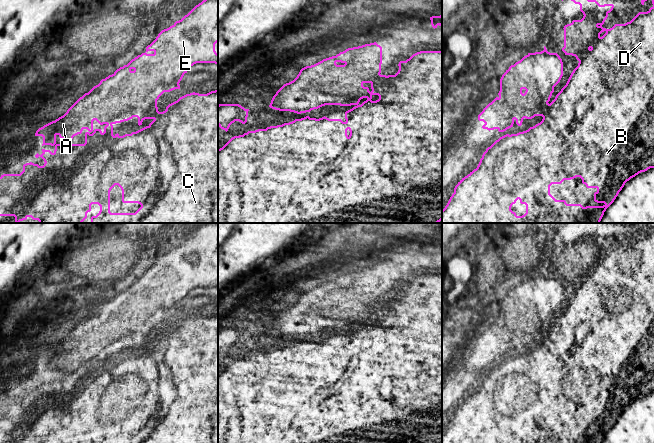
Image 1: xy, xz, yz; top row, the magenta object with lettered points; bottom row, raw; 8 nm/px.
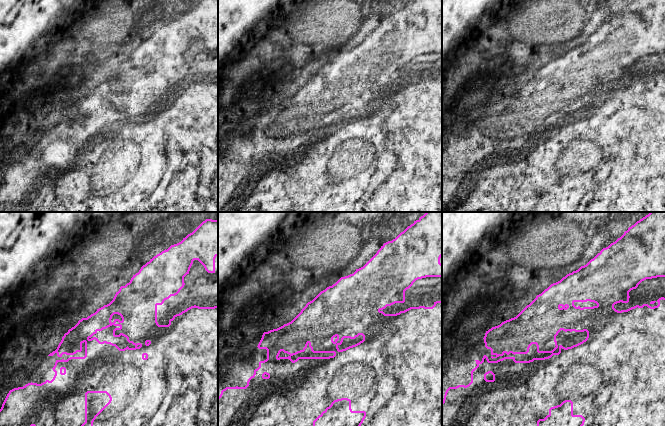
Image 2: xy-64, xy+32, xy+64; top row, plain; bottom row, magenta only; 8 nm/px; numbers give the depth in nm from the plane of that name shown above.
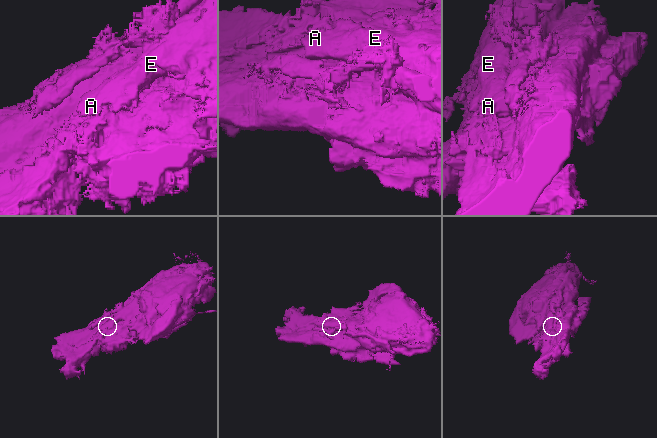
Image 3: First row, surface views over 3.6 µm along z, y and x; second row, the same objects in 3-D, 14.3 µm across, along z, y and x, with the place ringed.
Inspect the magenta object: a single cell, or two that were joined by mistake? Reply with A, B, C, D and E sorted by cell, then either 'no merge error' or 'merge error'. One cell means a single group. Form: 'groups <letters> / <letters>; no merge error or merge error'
groups A B C D E; no merge error

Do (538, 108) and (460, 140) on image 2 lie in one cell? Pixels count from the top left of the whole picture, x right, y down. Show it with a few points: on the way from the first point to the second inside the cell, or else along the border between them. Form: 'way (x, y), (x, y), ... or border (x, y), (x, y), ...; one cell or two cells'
way (519, 109), (499, 115), (479, 131); one cell

